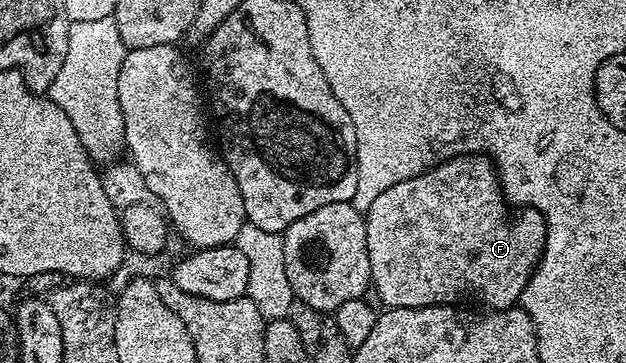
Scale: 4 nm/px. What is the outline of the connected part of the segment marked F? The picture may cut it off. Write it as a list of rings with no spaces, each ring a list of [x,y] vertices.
[[[466,153],[456,159],[446,159],[443,163],[420,171],[412,175],[407,181],[399,181],[391,185],[375,201],[371,201],[368,211],[364,212],[365,228],[367,229],[367,257],[371,261],[371,287],[379,298],[390,307],[444,307],[446,305],[476,305],[481,309],[502,311],[507,307],[516,307],[521,302],[521,294],[527,281],[533,276],[537,262],[545,248],[545,218],[533,207],[522,207],[509,219],[510,204],[507,202],[505,192],[501,190],[501,178],[497,175],[492,159],[481,153]]]

